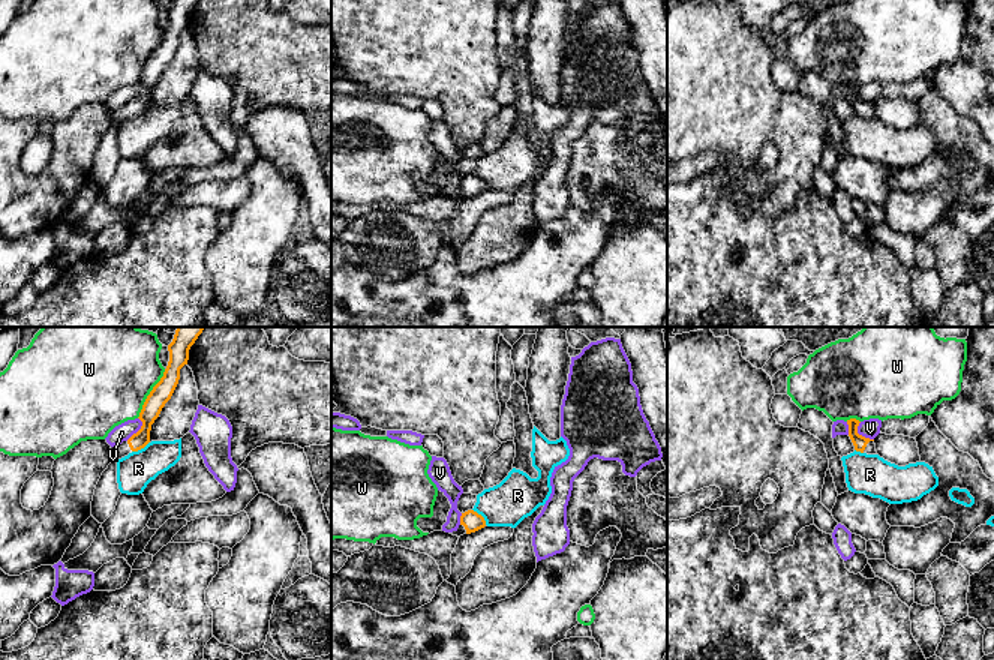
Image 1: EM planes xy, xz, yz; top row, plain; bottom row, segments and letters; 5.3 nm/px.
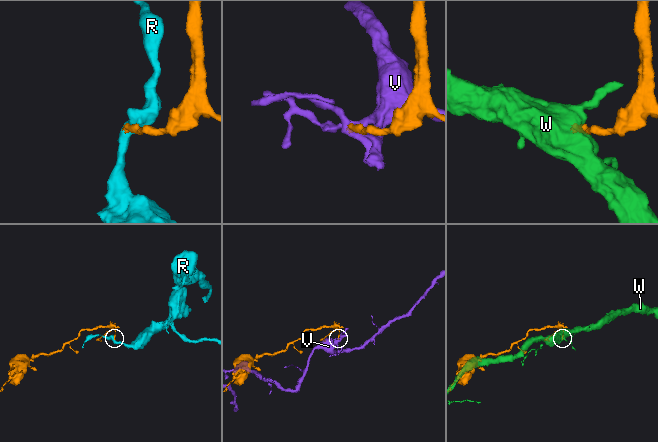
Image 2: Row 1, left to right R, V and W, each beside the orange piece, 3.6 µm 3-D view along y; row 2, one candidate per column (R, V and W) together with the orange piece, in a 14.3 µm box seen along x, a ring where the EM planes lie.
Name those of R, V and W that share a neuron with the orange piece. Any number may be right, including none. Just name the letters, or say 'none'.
none

